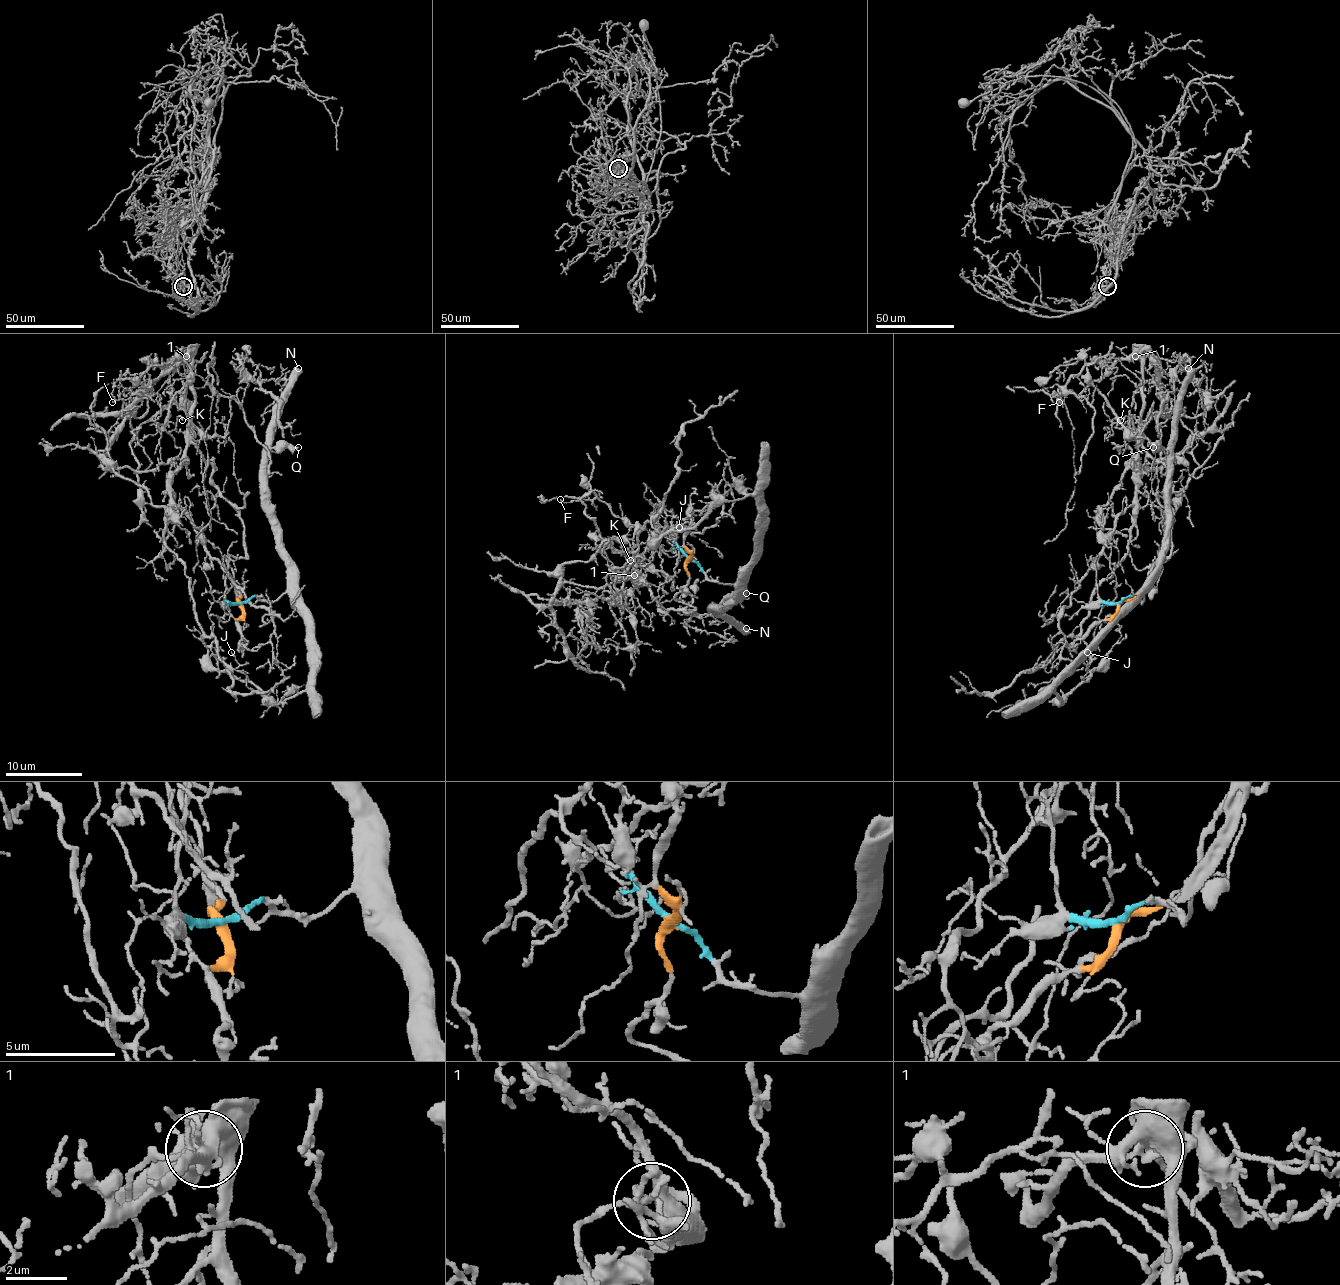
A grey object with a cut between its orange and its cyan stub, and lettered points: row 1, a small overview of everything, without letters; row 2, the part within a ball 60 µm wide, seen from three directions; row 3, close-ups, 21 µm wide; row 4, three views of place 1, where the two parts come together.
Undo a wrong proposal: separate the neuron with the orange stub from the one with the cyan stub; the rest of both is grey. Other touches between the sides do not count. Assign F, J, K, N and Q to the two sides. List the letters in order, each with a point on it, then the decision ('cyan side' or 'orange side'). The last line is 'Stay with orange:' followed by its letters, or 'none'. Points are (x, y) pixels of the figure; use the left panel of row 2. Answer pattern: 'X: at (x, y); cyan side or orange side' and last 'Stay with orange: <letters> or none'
F: at (112, 402); orange side
J: at (231, 652); cyan side
K: at (182, 420); orange side
N: at (298, 368); cyan side
Q: at (298, 447); cyan side
Stay with orange: F, K

